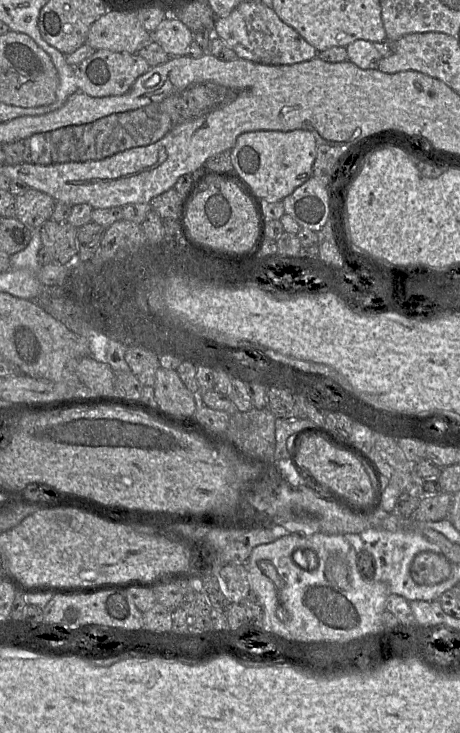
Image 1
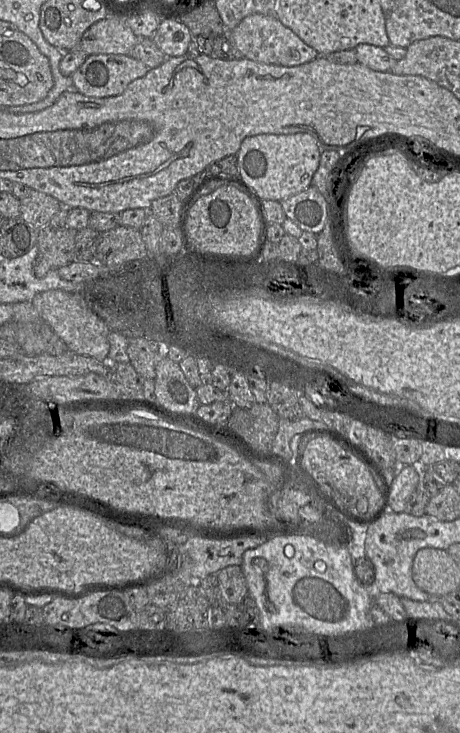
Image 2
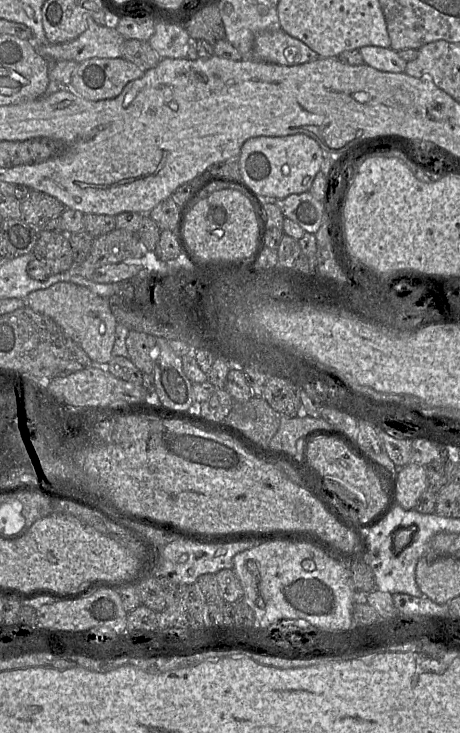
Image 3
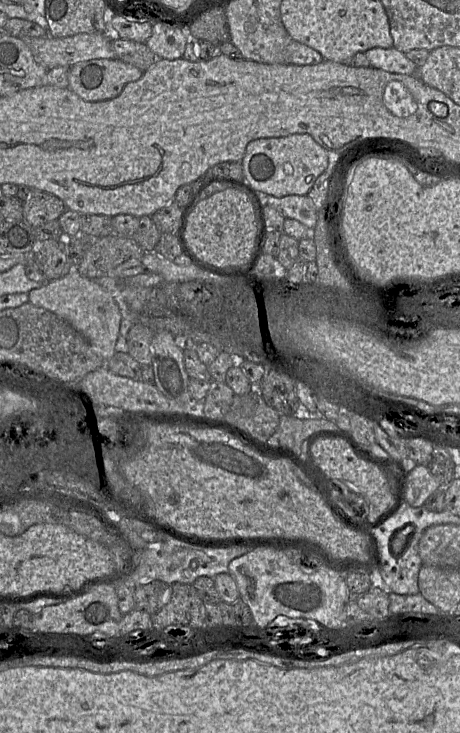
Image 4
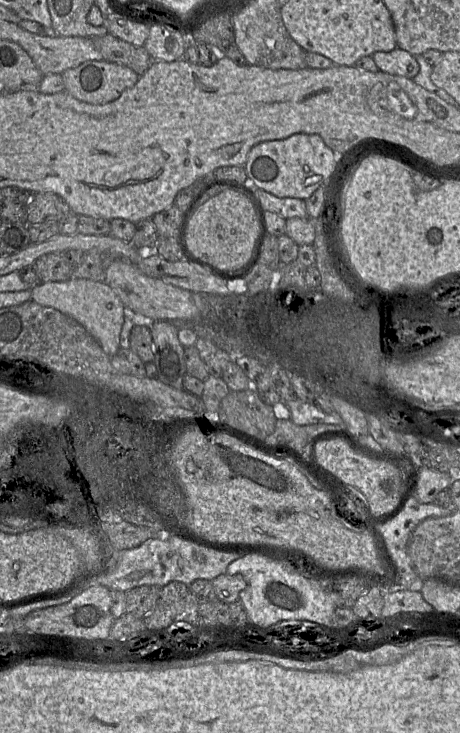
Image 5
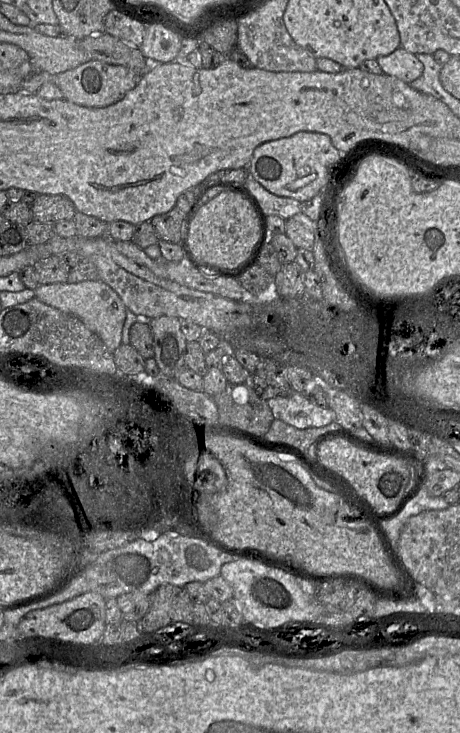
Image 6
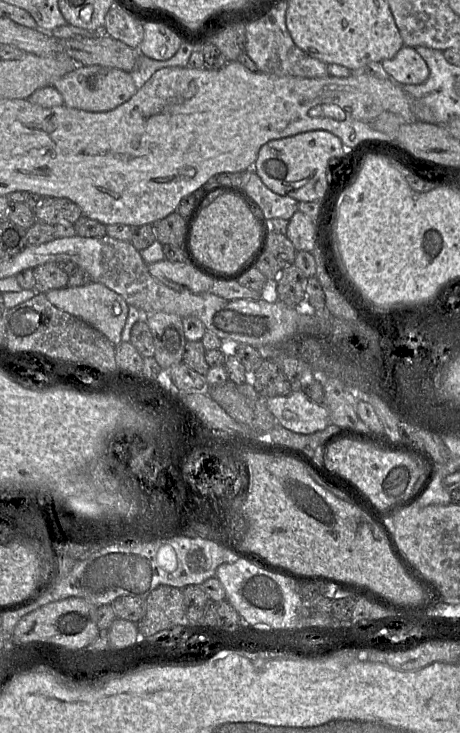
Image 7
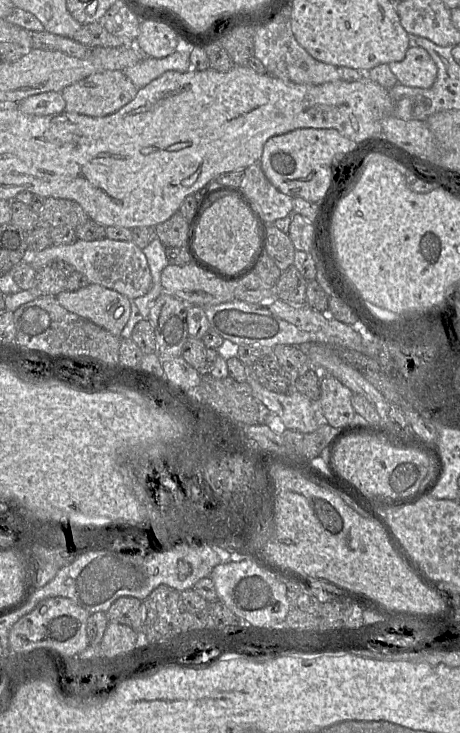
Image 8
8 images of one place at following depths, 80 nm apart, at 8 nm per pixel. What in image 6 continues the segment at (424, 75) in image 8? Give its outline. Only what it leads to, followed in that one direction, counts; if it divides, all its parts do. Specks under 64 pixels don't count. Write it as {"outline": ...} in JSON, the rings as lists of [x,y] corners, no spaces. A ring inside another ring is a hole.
{"outline":[[[403,47],[397,48],[389,55],[376,58],[384,74],[394,76],[405,83],[419,78],[423,73],[423,64],[416,55]]]}

